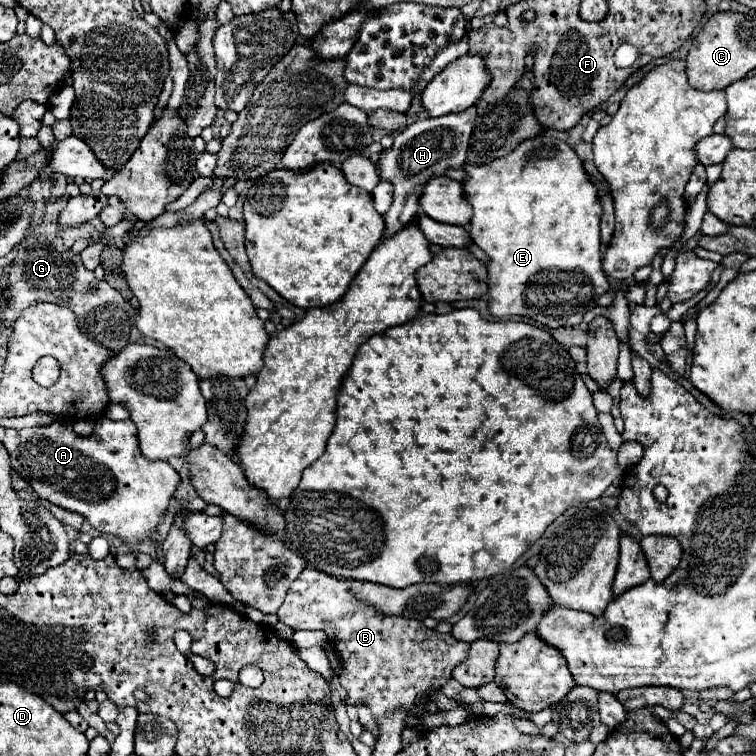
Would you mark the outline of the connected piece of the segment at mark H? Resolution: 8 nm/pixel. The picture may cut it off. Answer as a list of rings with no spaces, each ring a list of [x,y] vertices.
[[[469,107],[459,113],[447,113],[443,117],[433,117],[433,119],[419,119],[411,123],[405,131],[395,135],[395,143],[391,149],[383,151],[379,157],[379,175],[387,181],[393,183],[395,193],[393,193],[393,205],[385,213],[385,237],[393,237],[397,231],[401,231],[405,225],[409,225],[417,211],[419,211],[419,193],[423,189],[423,183],[429,177],[443,175],[449,167],[459,169],[465,163],[467,147],[469,147],[469,137],[473,131],[473,121],[477,113],[475,107]]]

